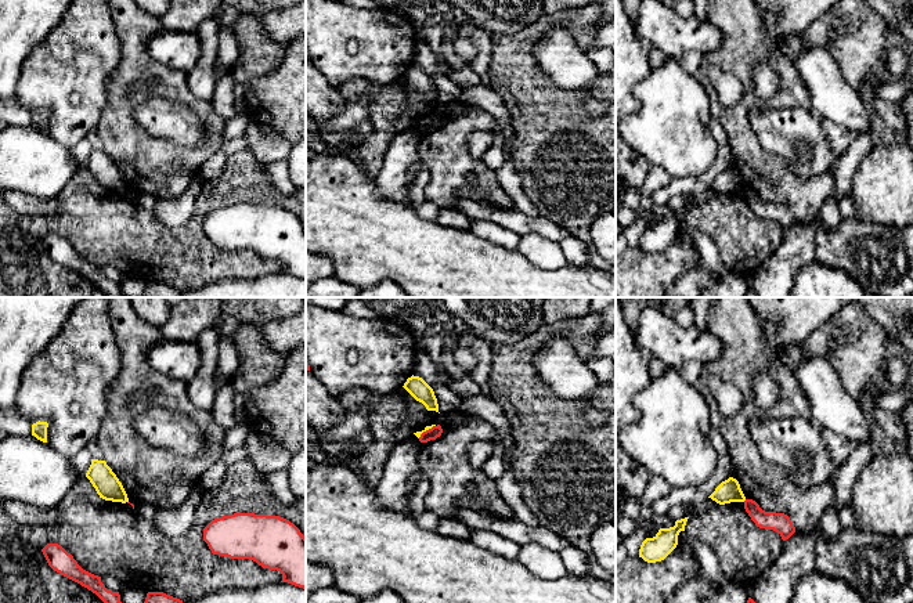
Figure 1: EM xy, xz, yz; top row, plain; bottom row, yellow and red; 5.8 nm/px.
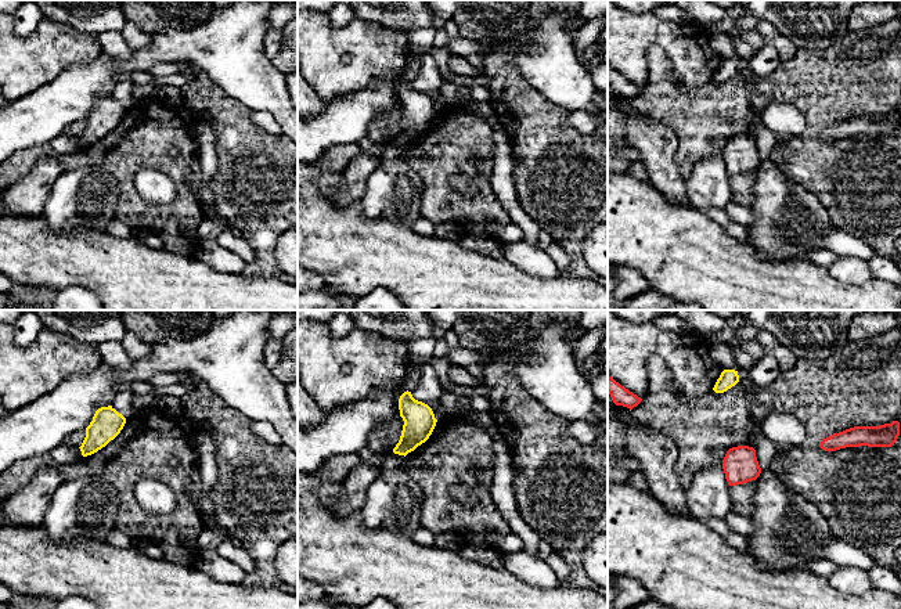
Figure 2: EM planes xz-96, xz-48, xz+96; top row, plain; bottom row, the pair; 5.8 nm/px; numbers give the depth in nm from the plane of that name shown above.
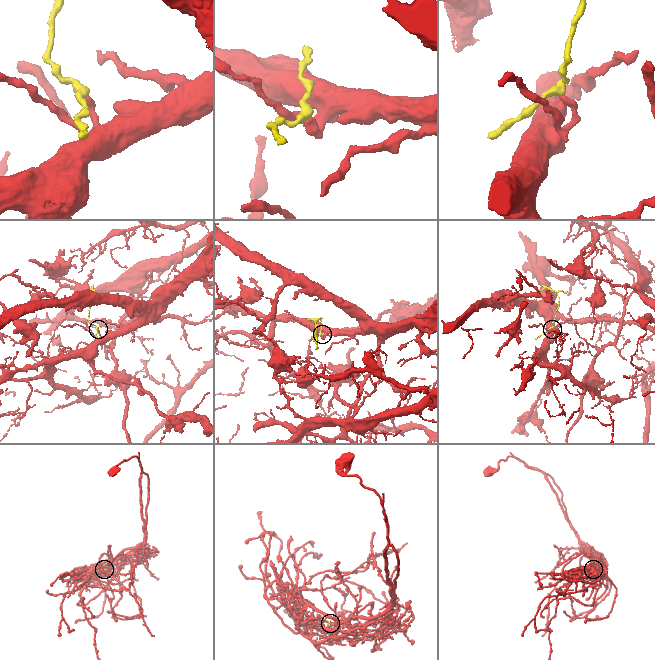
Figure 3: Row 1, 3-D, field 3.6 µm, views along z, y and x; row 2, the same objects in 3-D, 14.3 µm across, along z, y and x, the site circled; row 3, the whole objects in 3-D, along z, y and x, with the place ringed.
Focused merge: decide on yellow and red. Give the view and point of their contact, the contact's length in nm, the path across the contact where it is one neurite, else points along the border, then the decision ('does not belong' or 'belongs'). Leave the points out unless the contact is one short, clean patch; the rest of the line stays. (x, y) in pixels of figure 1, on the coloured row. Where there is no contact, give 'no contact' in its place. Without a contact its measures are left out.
meets yellow in xz at (426, 429); contact 130 nm long; border along xz (435, 425), (418, 437); does not belong

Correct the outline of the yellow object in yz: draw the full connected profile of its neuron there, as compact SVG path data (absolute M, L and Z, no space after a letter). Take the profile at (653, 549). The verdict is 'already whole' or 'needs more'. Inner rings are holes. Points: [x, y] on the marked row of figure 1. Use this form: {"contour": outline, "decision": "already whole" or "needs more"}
{"contour": "M689 517L675 521L674 527L660 528L653 538L646 538L639 549L639 557L647 563L664 560L678 545L678 535L685 531Z", "decision": "already whole"}

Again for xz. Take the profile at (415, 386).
{"contour": "M411 376L403 386L416 401L422 402L427 411L439 412L437 398L433 389L419 376Z", "decision": "already whole"}

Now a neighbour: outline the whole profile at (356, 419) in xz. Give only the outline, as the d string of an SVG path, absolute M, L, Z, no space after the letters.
M344 407L343 416L328 429L328 436L333 441L350 440L369 430L371 409L364 407Z

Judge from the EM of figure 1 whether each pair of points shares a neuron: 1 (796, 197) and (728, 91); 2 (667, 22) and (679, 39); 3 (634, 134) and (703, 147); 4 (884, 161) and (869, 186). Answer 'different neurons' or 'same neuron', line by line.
1: different neurons
2: same neuron
3: same neuron
4: same neuron

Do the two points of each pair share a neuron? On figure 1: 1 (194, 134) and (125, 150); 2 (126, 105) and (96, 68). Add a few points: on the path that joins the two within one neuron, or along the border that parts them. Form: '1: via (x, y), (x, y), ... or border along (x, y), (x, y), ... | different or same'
1: border along (137, 125), (152, 136), (168, 140), (184, 150) | different
2: border along (121, 51), (100, 114) | different

